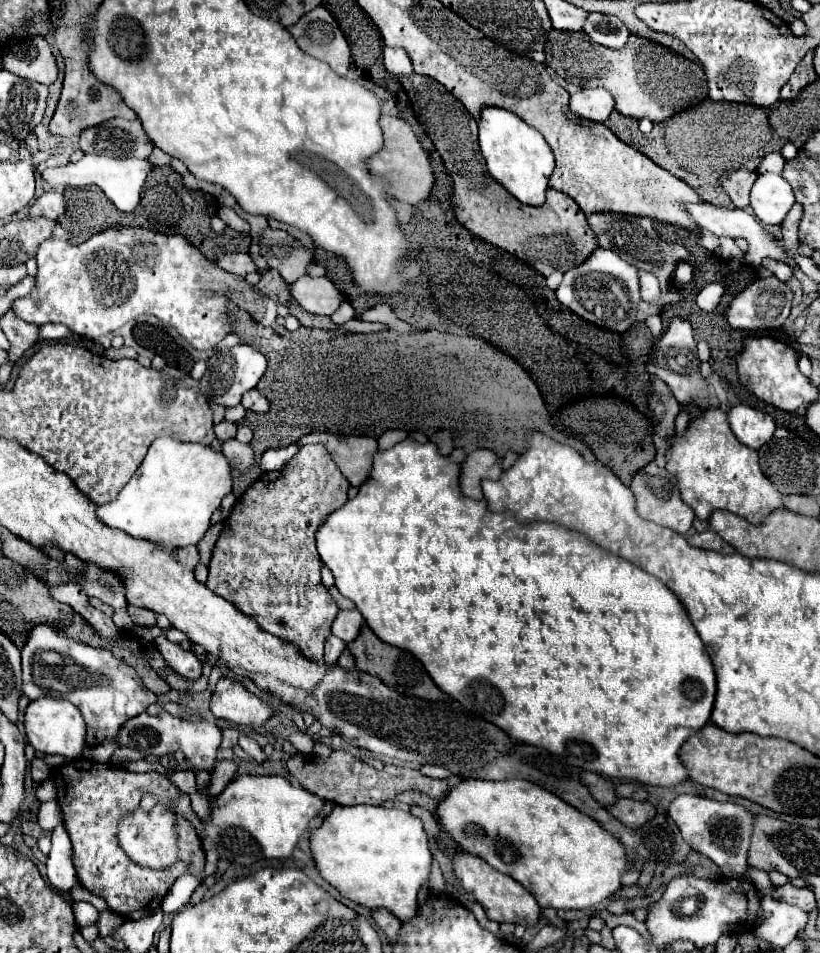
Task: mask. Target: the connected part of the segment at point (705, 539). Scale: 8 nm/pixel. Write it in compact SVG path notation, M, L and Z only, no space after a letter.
M705 531L705 533L695 533L689 537L689 543L693 547L699 547L699 549L711 549L711 551L719 551L719 553L733 553L735 549L723 541L715 531Z

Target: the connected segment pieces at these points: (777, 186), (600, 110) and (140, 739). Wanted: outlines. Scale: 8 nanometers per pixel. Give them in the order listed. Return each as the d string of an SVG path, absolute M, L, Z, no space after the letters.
M763 173L751 189L751 207L755 217L765 225L779 225L791 205L795 195L791 185L777 173Z
M587 87L587 89L581 89L571 95L569 107L579 117L603 123L615 109L615 99L611 97L611 93L607 89Z
M161 711L155 717L141 713L141 715L133 717L131 721L127 721L113 741L105 741L103 745L97 745L91 751L88 759L99 763L108 763L111 759L111 753L114 753L119 745L121 747L135 747L143 755L157 755L157 757L175 755L177 751L181 751L185 755L185 761L191 765L193 771L211 771L215 765L217 749L221 745L221 729L209 721L197 721L197 723L183 721L183 719L179 719L167 711Z

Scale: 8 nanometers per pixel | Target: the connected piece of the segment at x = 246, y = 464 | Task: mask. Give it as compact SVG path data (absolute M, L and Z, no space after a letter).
M231 439L231 441L223 443L223 455L227 457L231 469L237 469L237 471L241 471L241 473L255 465L253 449L251 449L249 445L239 443L237 439Z

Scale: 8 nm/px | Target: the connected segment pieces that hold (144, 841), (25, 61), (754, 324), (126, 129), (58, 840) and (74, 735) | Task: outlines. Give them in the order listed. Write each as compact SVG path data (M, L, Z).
M155 805L151 811L143 811L141 807L137 807L125 817L121 817L117 825L117 839L127 857L133 863L143 865L145 869L167 869L173 865L173 861L179 859L175 813L163 805Z
M43 37L29 39L19 51L15 45L11 45L9 53L3 57L3 69L43 85L51 85L59 71L57 59Z
M769 277L769 279L759 279L755 283L751 283L745 291L741 291L729 311L727 311L727 319L729 325L733 329L741 329L741 331L771 331L771 329L781 329L785 319L789 317L791 311L791 299L793 299L793 291L789 289L787 283L779 281L777 277Z
M115 117L97 127L83 129L81 149L85 153L97 153L109 157L147 159L153 151L153 141L143 131L141 121L127 121Z
M57 825L51 833L51 853L47 857L47 879L51 887L59 891L69 891L77 885L77 873L71 861L71 839L65 825Z
M41 697L29 703L25 709L25 733L35 751L45 755L61 755L65 759L79 759L87 747L85 743L85 721L75 705L65 699Z

